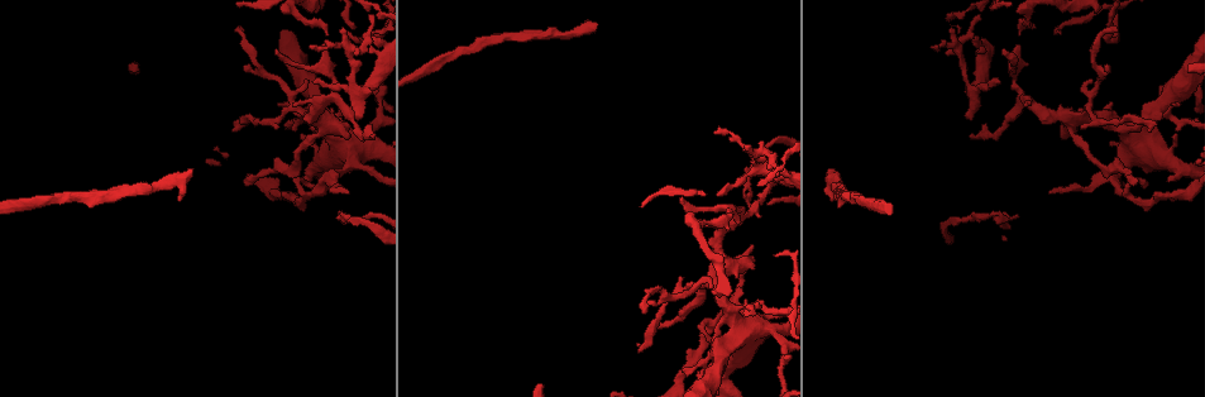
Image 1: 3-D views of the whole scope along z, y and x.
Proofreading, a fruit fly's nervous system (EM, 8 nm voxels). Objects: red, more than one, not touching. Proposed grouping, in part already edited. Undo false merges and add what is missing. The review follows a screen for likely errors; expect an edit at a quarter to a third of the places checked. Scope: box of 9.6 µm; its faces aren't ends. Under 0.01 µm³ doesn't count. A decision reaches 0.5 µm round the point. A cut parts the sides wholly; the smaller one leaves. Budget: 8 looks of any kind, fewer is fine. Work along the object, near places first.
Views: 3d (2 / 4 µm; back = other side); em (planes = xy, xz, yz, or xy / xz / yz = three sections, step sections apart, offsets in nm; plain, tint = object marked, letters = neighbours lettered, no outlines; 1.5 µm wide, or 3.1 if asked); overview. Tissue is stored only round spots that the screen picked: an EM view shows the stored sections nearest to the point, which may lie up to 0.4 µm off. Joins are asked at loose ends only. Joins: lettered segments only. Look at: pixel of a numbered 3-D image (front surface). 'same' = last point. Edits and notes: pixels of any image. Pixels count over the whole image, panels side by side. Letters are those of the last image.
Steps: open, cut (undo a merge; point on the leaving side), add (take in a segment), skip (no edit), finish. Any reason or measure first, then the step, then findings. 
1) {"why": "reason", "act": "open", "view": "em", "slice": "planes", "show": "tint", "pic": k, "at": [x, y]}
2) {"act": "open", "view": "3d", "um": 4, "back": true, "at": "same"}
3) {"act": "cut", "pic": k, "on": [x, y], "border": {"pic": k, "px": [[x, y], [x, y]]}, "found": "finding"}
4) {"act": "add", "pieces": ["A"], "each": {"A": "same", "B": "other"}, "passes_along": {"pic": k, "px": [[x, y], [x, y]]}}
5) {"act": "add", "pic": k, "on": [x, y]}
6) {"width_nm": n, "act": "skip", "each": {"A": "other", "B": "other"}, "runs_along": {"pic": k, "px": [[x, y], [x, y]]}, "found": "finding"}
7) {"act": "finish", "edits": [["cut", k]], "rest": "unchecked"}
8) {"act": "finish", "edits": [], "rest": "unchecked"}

{"act": "open", "view": "em", "slice": "xy", "step": 4, "show": "tint", "pic": 1, "at": [352, 218]}

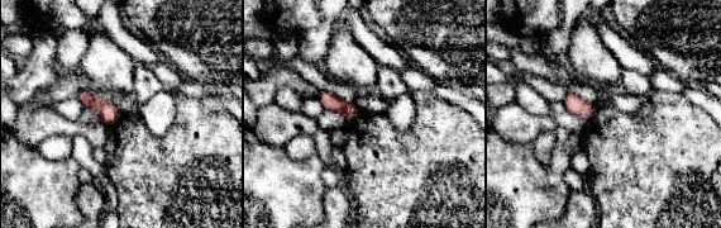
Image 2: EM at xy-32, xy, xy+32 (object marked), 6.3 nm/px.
{"why": "another direction", "act": "open", "view": "em", "slice": "xz", "step": 8, "show": "letters", "at": "same"}

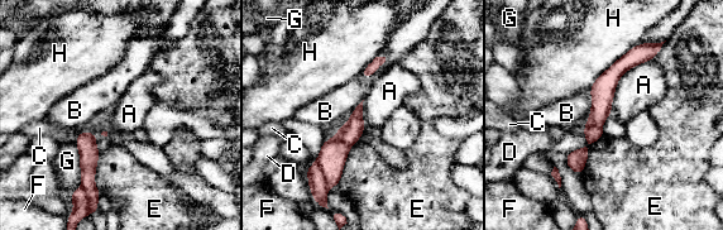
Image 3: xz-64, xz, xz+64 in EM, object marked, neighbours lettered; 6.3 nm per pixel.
{"width_nm": 90, "act": "cut", "pic": 3, "on": [326, 172], "each": {"A": "other", "B": "other", "C": "other", "D": "other", "E": "other", "F": "other", "G": "other", "H": "other"}, "found": "a second neuron is stuck on"}

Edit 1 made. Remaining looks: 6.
{"why": "redraw", "act": "open", "view": "overview"}

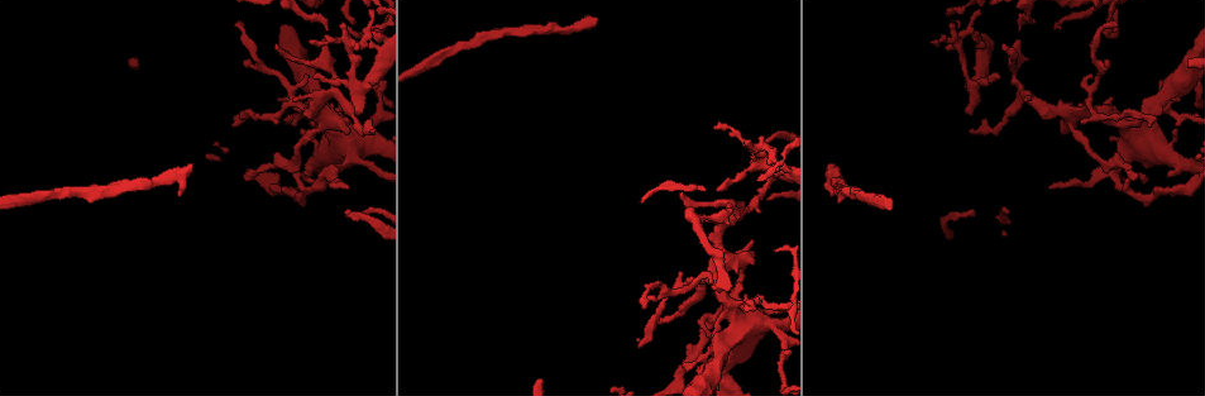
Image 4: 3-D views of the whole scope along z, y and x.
{"act": "open", "view": "3d", "um": 2, "pic": 4, "at": [308, 188]}

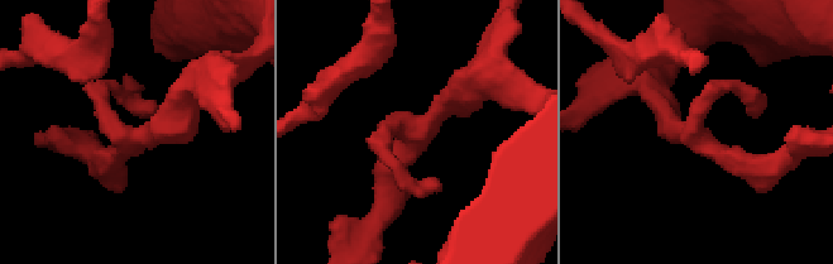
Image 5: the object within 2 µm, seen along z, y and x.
{"why": "shape alone is not enough", "act": "open", "view": "em", "slice": "planes", "show": "letters", "pic": 5, "at": [130, 136]}

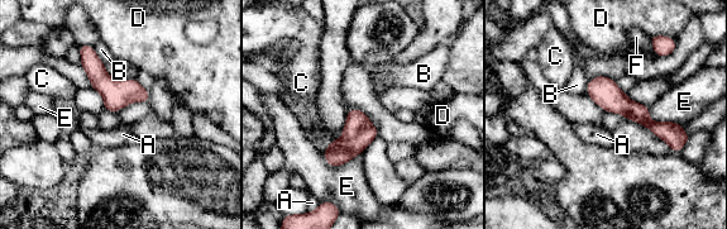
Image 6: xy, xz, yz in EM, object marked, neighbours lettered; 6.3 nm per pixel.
{"act": "skip", "each": {"A": "other", "B": "other", "C": "other", "D": "other", "E": "other", "F": "other"}, "border": {"pic": 6, "px": [[92, 46], [96, 55], [104, 62]]}, "found": "one neuron here"}

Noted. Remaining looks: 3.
{"why": "abrupt turn", "act": "open", "view": "3d", "um": 4, "pic": 4, "at": [366, 33]}

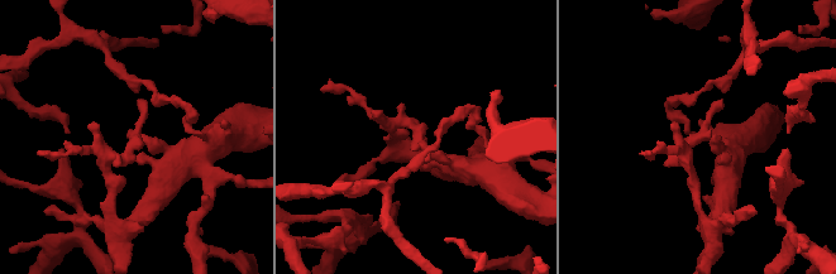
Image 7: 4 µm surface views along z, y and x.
{"arms": 3, "why": "need the tissue", "act": "open", "view": "em", "slice": "planes", "show": "tint", "pic": 7, "at": [137, 137]}

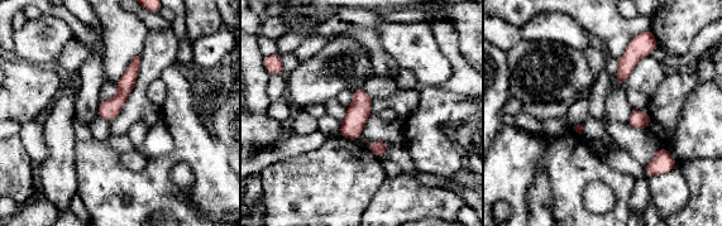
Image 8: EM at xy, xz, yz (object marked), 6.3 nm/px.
{"act": "open", "view": "em", "slice": "planes", "show": "letters", "at": "same"}

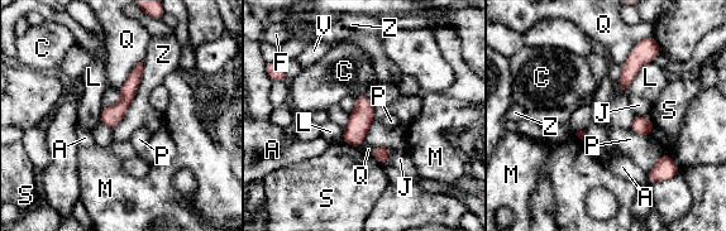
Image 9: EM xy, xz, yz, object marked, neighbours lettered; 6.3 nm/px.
{"act": "skip", "each": {"A": "other", "C": "other", "F": "other", "J": "other", "L": "other", "M": "other", "P": "other", "Q": "other", "S": "other", "V": "other", "Z": "other"}, "found": "continuous, no second neuron"}

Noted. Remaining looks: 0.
{"act": "finish", "edits": [["cut", 3]], "rest": "unchecked"}

